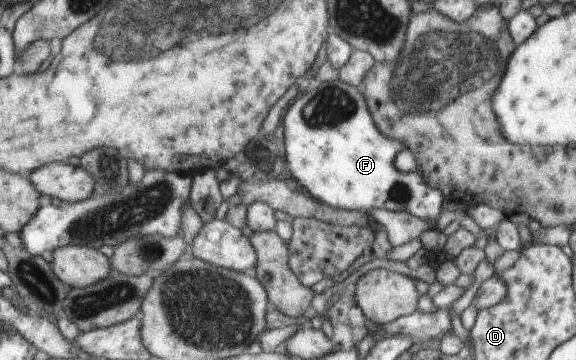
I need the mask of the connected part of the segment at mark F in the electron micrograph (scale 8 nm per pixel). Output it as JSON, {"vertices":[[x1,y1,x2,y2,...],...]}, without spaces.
{"vertices":[[339,78,335,81,305,80,298,96,288,106,288,111,282,116,287,172,300,184,302,191,328,206,347,211,364,212,372,207,391,211,407,210,412,216,429,222,432,230,435,230,443,194,437,187,425,182,418,168,405,173,394,167,396,154,404,148,404,144,384,138,386,135,378,130,358,87,342,82]]}

